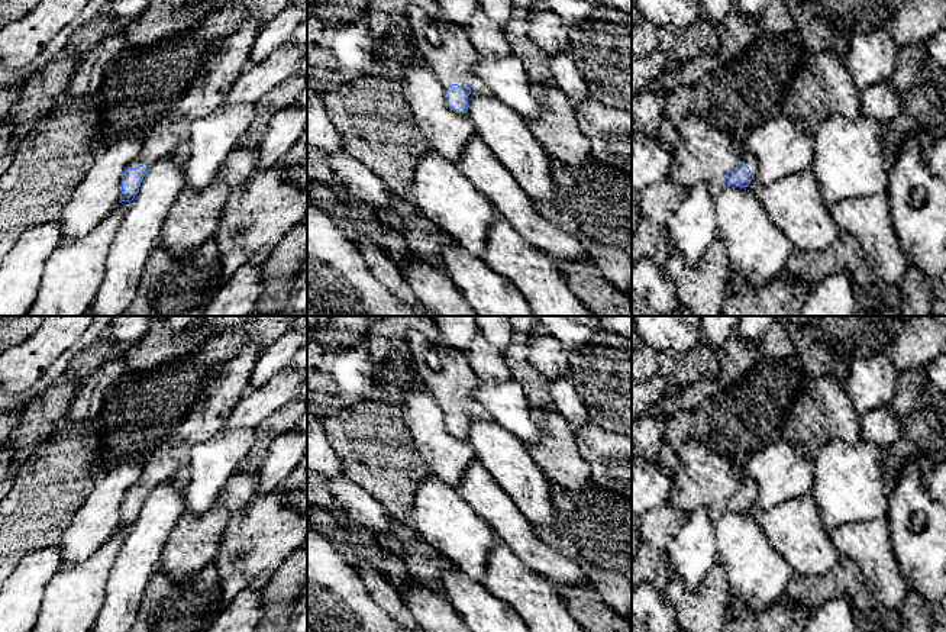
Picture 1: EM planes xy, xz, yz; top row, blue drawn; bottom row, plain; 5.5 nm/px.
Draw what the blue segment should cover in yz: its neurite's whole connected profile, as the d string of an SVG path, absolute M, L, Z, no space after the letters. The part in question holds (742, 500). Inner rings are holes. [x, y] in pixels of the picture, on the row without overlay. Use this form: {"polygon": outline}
{"polygon": "M700 439L685 441L677 451L678 465L672 474L671 496L668 502L687 516L698 507L707 507L713 520L720 519L729 510L748 512L756 502L758 486L737 468L730 460L710 451Z"}

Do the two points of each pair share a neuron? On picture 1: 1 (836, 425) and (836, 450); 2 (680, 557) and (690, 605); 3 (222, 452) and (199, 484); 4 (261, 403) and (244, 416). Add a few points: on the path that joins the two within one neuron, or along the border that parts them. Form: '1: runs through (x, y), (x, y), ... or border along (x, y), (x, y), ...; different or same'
1: border along (861, 439), (854, 442), (830, 439), (813, 461); different
2: border along (712, 567), (694, 590), (672, 581); different
3: runs through (215, 460), (206, 477); same
4: runs through (257, 405), (248, 413); same

